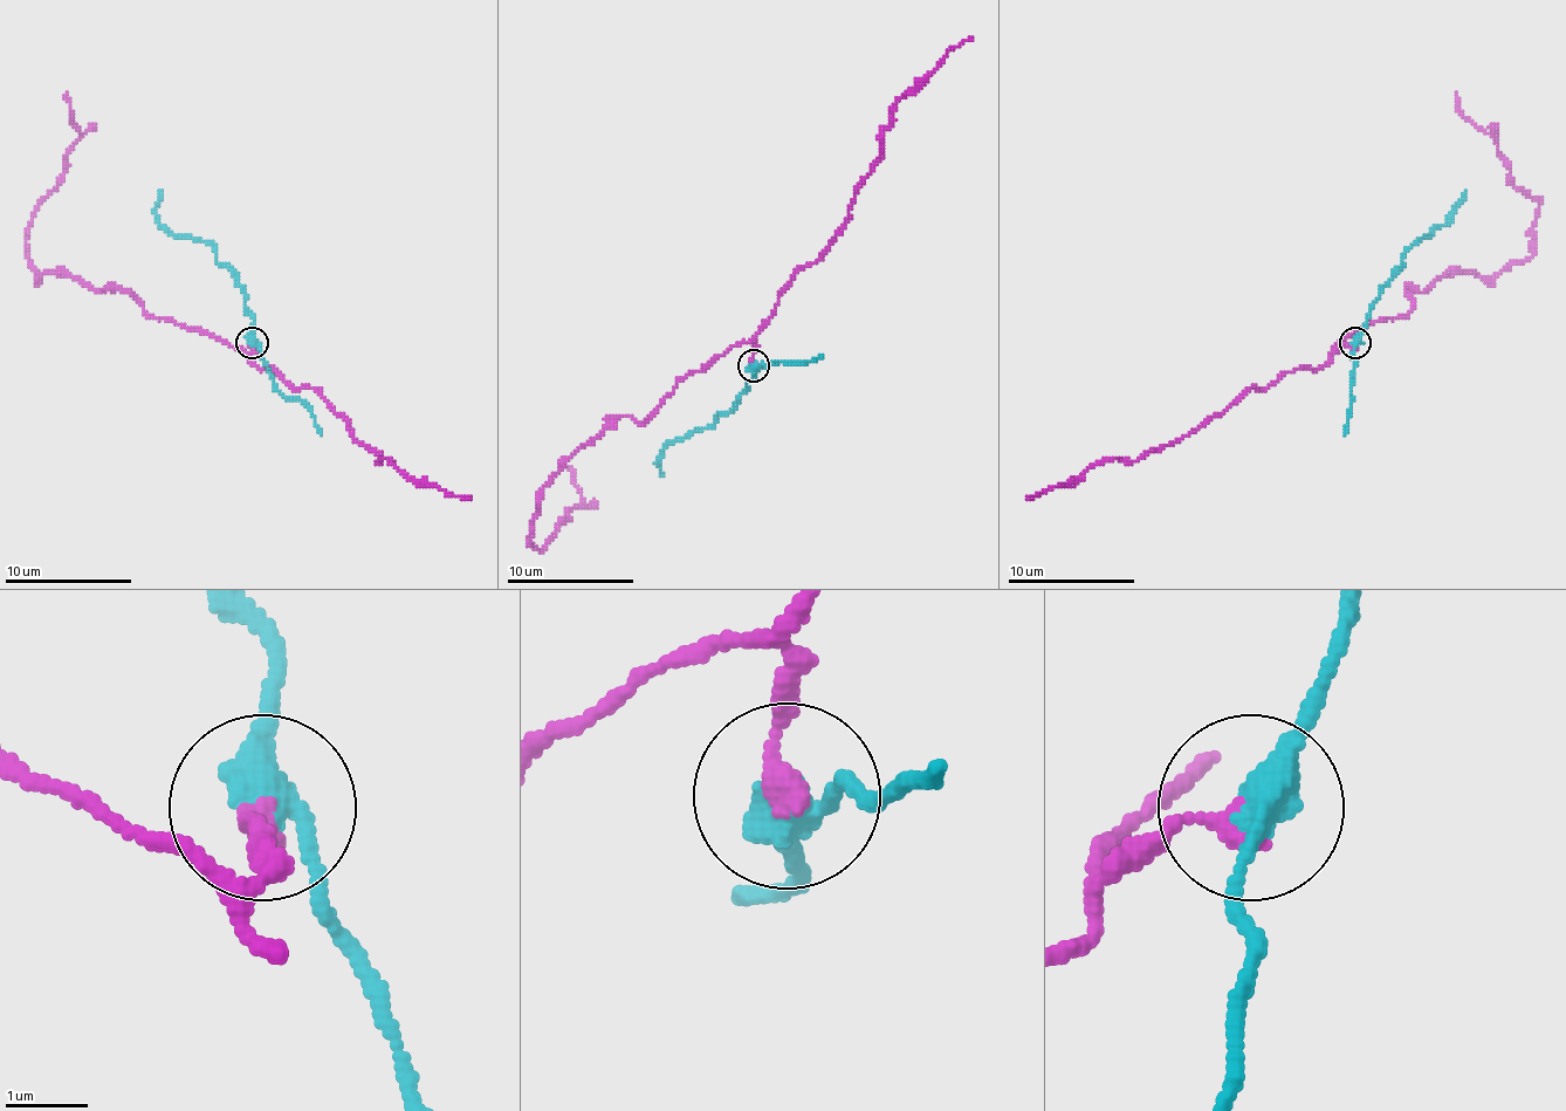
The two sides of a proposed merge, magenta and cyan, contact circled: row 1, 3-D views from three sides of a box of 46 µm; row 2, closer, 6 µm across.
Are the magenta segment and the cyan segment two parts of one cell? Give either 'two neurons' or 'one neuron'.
two neurons

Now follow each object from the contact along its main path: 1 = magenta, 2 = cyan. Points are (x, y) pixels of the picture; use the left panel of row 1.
1: (251, 343), (235, 349), (67, 273), (38, 276), (25, 228), (80, 136), (67, 91)
2: (251, 343), (254, 314), (245, 304), (245, 289), (210, 245), (174, 238), (162, 225), (156, 215), (162, 190)

